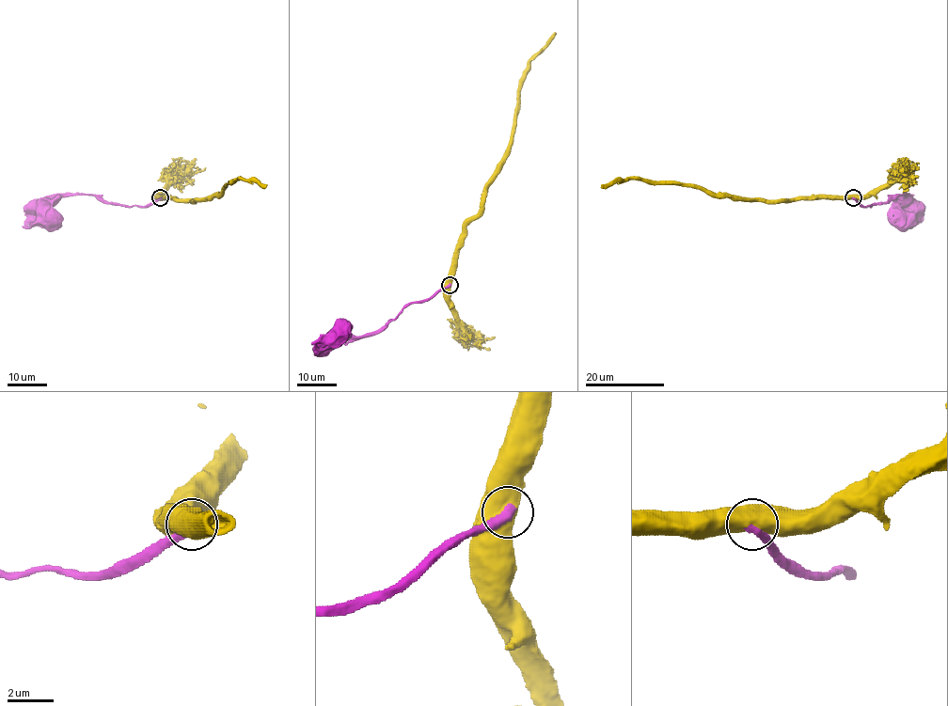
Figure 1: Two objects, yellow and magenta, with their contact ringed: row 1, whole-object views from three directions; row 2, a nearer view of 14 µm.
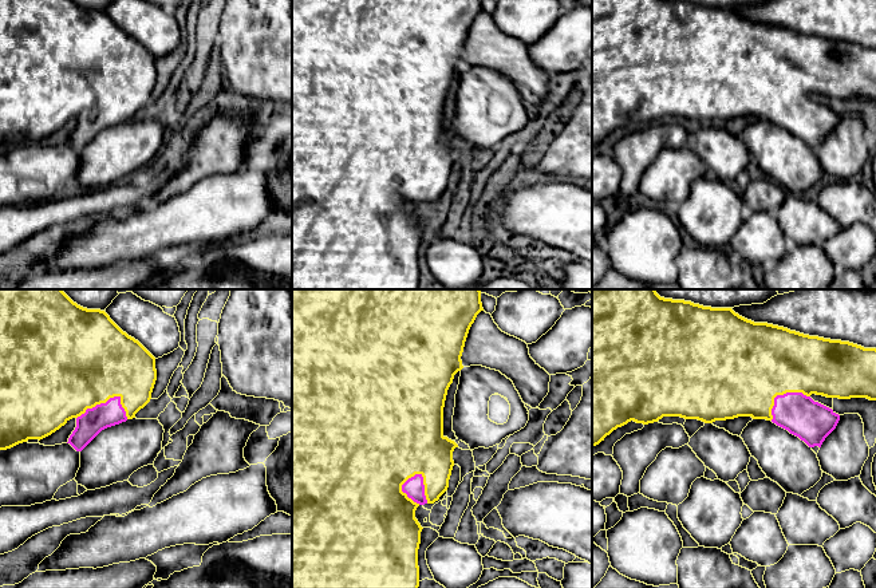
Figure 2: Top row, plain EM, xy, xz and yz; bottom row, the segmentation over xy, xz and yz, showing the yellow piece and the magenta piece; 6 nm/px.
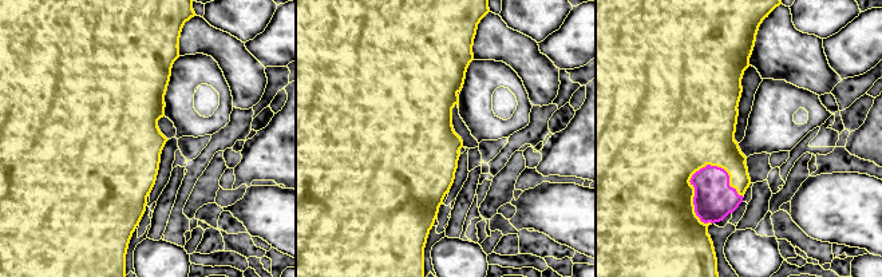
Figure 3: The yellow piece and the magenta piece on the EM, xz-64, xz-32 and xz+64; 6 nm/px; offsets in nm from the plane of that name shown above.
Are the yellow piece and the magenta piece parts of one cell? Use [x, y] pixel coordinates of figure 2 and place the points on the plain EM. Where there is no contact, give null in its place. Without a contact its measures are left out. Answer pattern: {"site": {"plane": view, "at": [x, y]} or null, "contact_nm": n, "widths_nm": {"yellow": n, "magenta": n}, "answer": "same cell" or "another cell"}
{"site": {"plane": "xz", "at": [423, 180]}, "contact_nm": 200, "widths_nm": {"yellow": 400, "magenta": 120}, "answer": "same cell"}

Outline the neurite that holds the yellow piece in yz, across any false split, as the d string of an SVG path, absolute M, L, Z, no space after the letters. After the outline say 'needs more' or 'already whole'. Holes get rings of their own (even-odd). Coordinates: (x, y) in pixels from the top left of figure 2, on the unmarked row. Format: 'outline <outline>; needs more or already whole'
outline M592 0L592 146L599 145L613 130L631 121L648 125L663 117L680 117L713 123L738 117L751 117L753 119L772 121L798 137L809 147L821 147L825 138L836 129L840 115L832 108L814 102L810 98L812 94L838 99L867 98L876 100L876 48L809 36L768 23L754 23L739 16L731 8L703 7L684 0Z; needs more

